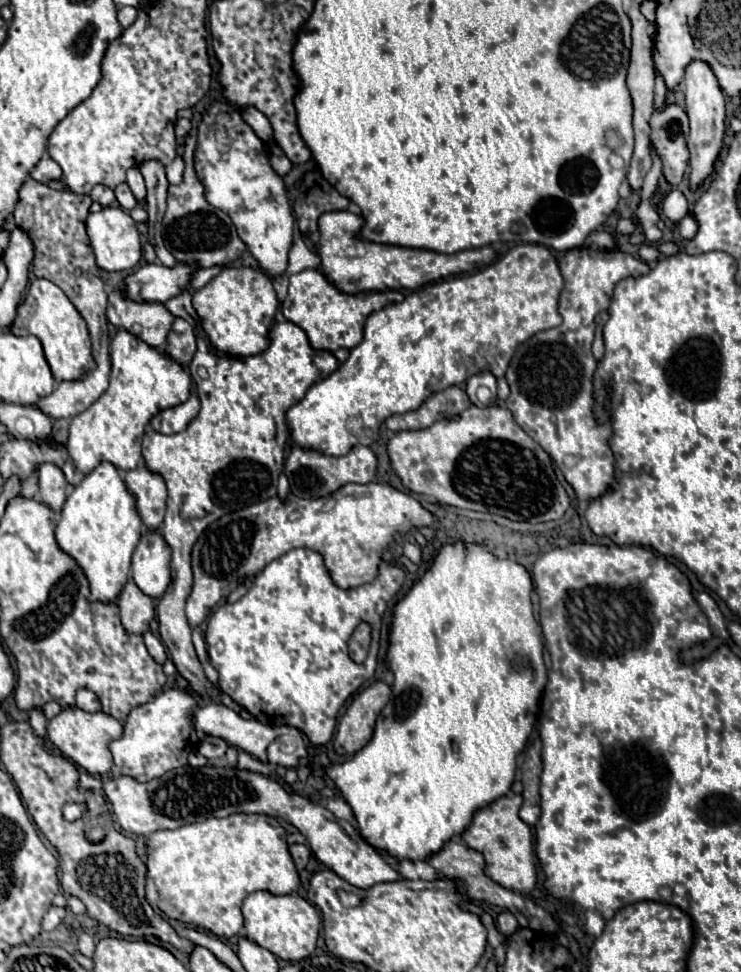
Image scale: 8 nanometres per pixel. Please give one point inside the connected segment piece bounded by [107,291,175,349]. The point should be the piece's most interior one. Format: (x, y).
(153, 317)

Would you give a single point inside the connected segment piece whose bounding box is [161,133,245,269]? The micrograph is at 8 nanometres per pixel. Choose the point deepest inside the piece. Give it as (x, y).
(197, 234)

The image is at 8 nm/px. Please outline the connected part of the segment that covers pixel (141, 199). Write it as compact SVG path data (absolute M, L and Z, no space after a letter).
M139 169L127 171L127 185L131 187L133 195L137 197L139 207L147 211L147 187L145 187L145 179L143 179L143 175L141 175Z

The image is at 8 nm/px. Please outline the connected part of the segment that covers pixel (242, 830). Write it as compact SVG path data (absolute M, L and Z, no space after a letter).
M233 813L225 819L205 819L183 825L173 831L155 831L147 837L147 877L145 889L149 905L163 911L169 919L191 923L217 937L233 937L243 929L243 899L253 891L271 891L273 895L291 895L299 887L299 875L285 841L287 833L269 815Z

